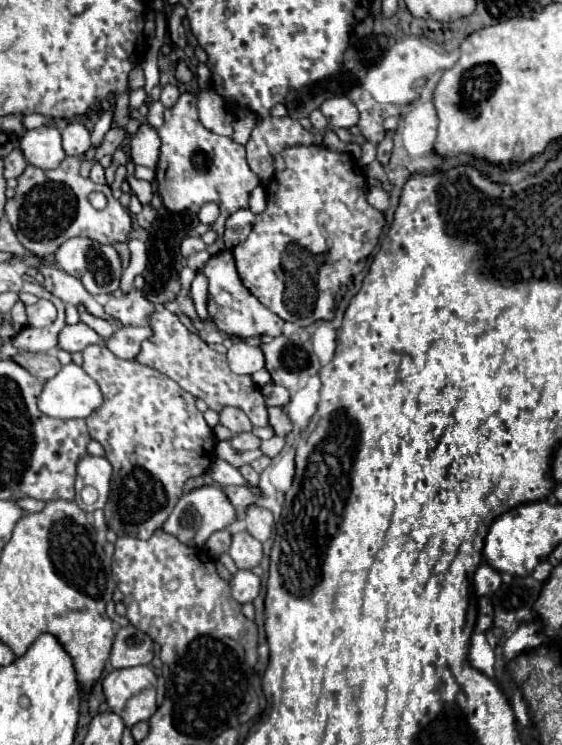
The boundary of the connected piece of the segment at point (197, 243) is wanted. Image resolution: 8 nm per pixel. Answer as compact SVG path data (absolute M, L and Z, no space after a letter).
M186 237L186 239L182 241L182 255L184 255L186 259L188 259L190 255L202 251L202 249L206 249L206 245L204 245L204 241L202 241L200 237Z

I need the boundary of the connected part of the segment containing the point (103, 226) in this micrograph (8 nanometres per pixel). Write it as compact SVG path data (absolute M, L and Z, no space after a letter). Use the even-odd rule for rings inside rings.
M66 157L56 169L38 169L28 165L18 177L14 199L6 203L8 221L20 239L20 243L38 257L54 255L54 251L70 237L90 237L98 243L112 245L116 241L128 241L132 231L132 219L126 207L114 199L108 185L96 185L90 179L80 177L80 163L84 157ZM102 191L108 199L106 209L98 211L90 205L88 195Z

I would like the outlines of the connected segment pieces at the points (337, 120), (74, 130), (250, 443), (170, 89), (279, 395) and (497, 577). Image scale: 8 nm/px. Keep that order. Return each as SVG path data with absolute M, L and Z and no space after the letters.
M336 95L336 97L326 99L320 105L320 111L324 113L324 117L328 119L332 129L338 129L338 127L348 129L348 127L358 123L358 111L356 111L354 103L346 95Z
M74 121L62 129L62 147L66 155L84 155L90 145L90 131L86 125Z
M240 433L238 437L230 439L232 447L238 451L246 451L246 449L258 449L260 447L260 439L254 437L252 433Z
M172 83L164 85L162 95L160 95L160 101L162 101L164 107L172 107L172 105L178 101L178 97L180 97L180 91L178 91L176 85L172 85Z
M270 381L260 391L264 393L264 399L266 399L266 405L268 407L272 407L272 405L284 407L288 403L288 389L284 389L282 385L276 385L276 383Z
M482 563L478 567L472 581L476 595L490 595L500 587L500 583L502 583L502 575L496 569L492 569L488 563Z

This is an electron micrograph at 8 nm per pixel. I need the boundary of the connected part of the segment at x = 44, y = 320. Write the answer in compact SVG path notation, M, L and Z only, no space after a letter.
M38 301L36 305L26 307L30 327L46 327L56 319L56 307L50 301Z

